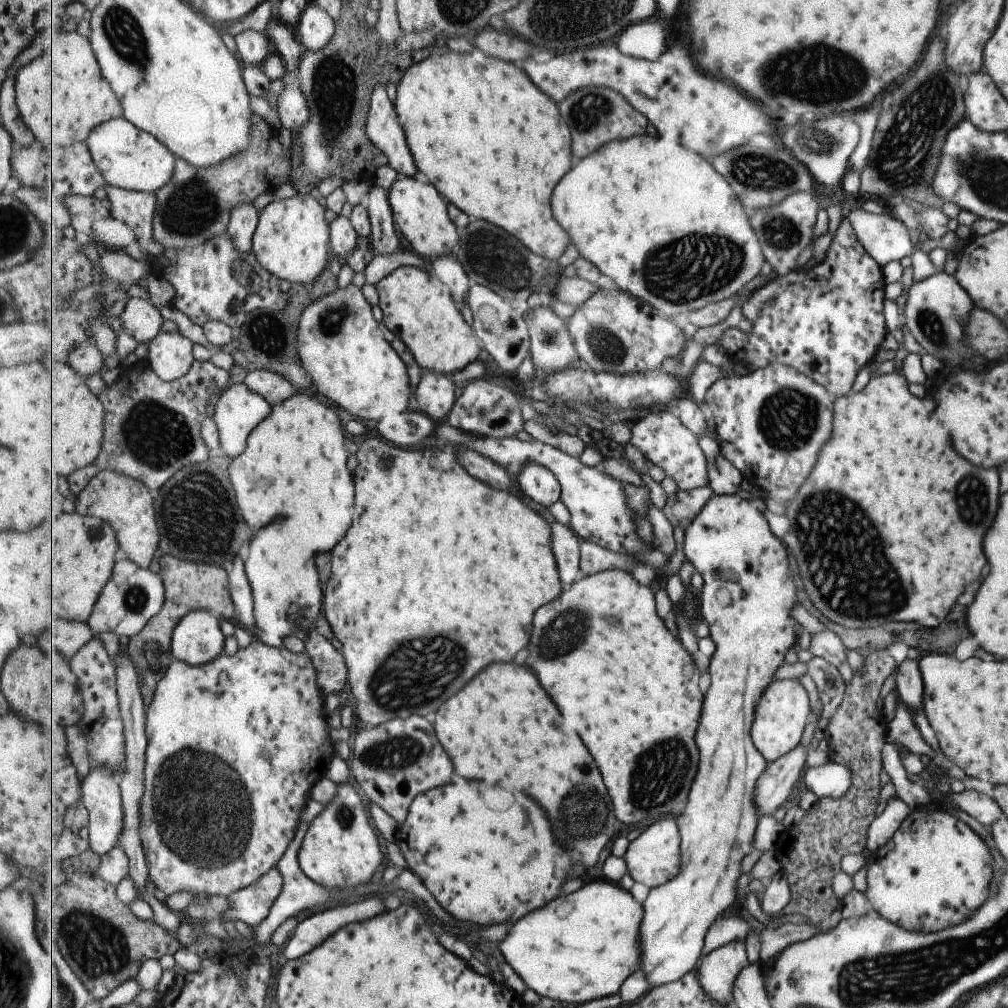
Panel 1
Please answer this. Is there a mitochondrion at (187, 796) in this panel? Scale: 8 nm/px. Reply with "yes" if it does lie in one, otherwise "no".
yes

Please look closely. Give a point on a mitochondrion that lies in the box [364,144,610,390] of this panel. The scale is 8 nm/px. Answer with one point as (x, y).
(495, 257)

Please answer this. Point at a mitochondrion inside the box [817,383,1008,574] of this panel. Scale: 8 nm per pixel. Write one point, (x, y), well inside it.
(971, 493)

